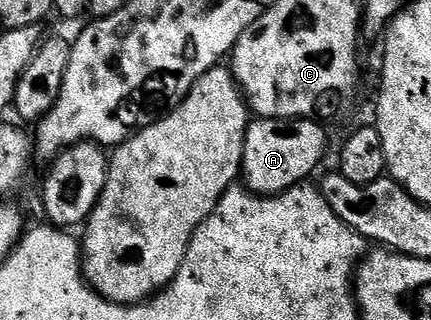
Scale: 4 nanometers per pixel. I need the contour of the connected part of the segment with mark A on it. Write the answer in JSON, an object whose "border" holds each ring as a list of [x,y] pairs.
{"border":[[[255,118],[247,125],[241,180],[256,196],[280,196],[285,190],[306,181],[327,152],[327,132],[322,123],[311,118],[268,120]]]}

